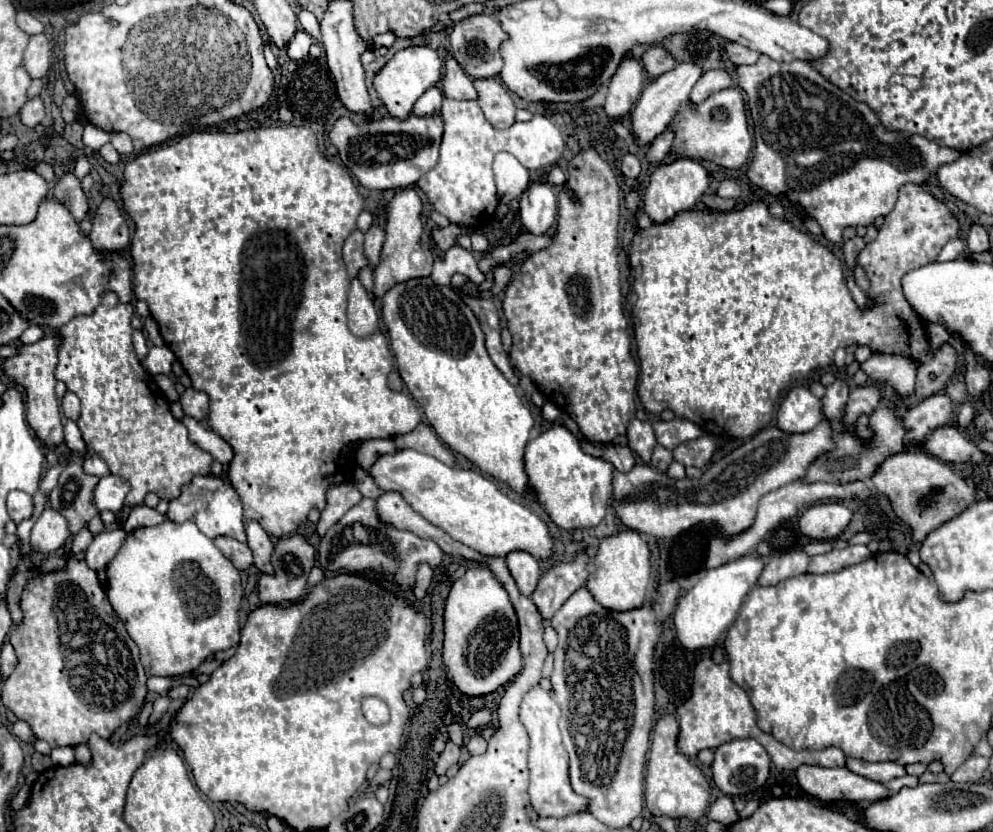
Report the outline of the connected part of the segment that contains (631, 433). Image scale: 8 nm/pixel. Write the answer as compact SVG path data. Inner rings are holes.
M631 419L627 425L627 445L631 447L631 451L635 451L645 463L649 463L651 459L651 451L657 445L655 441L655 433L651 429L649 421L639 421L639 419Z

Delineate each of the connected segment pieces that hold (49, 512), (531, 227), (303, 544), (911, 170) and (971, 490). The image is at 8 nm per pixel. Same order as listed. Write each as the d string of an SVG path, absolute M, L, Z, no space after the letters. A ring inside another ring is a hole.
M45 507L31 529L31 549L49 555L61 549L69 537L71 529L67 519L63 519L63 515L53 507Z
M531 183L521 195L519 215L523 231L531 235L545 235L557 219L557 197L551 187Z
M301 535L283 537L275 545L271 561L273 561L275 575L261 575L259 587L257 587L259 599L263 603L295 603L295 601L299 601L305 595L307 577L315 565L315 547L309 545Z
M761 55L755 65L741 65L735 73L747 93L751 119L755 123L755 151L747 169L749 181L771 195L787 195L795 215L799 215L797 205L801 205L809 219L819 221L825 239L837 247L845 243L845 227L871 225L873 219L889 215L905 183L923 185L941 165L953 163L961 155L959 149L941 147L921 135L905 137L901 131L885 129L867 103L849 97L807 61L777 63Z
M921 451L897 453L879 467L879 471L871 477L873 485L891 499L891 507L895 515L911 527L913 541L921 543L935 527L951 521L955 515L963 513L977 497L975 485L957 475L951 467L933 459Z

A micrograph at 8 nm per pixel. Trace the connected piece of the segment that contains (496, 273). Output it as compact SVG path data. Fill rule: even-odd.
M498 265L493 269L493 279L494 284L491 288L491 292L494 295L499 295L504 290L504 288L508 285L508 281L510 281L510 276L512 276L511 268L507 265Z

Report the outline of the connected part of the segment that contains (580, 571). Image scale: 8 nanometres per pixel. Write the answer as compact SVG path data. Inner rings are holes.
M579 553L575 559L567 563L553 565L541 579L537 589L531 595L531 601L539 607L539 613L545 621L549 621L555 611L579 589L587 583L587 555Z

